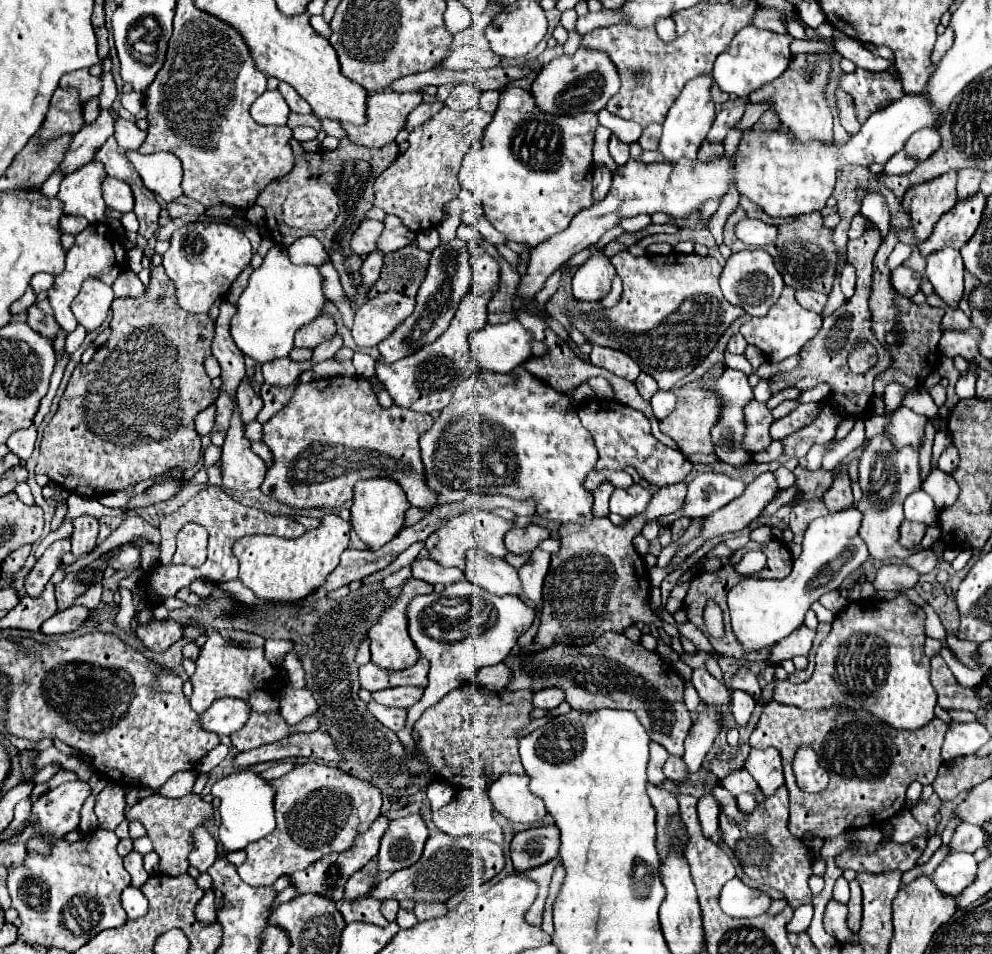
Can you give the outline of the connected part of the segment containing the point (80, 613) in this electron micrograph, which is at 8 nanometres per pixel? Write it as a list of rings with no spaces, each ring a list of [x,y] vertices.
[[[68,607],[66,611],[58,611],[50,619],[46,619],[40,627],[40,633],[56,635],[56,633],[76,631],[86,623],[86,617],[88,617],[88,607]]]

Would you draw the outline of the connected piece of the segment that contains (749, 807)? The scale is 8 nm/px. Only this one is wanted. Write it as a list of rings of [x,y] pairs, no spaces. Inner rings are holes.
[[[742,793],[742,795],[738,795],[738,797],[736,797],[736,801],[738,801],[740,811],[744,811],[746,815],[748,815],[748,813],[752,813],[752,811],[754,811],[754,807],[756,807],[756,801],[754,801],[754,797],[752,797],[750,793]]]

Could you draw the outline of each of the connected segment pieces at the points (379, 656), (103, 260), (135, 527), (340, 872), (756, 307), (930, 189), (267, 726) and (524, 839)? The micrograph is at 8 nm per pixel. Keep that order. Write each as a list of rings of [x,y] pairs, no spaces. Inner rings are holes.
[[[410,577],[404,585],[402,585],[402,593],[396,597],[396,601],[384,611],[384,617],[380,619],[380,623],[376,627],[372,627],[370,631],[370,653],[372,653],[372,663],[382,667],[382,669],[390,669],[390,671],[398,671],[398,669],[408,669],[412,667],[420,653],[416,651],[416,647],[412,647],[412,639],[408,639],[408,619],[404,617],[404,609],[408,607],[408,603],[416,597],[416,595],[424,595],[424,593],[432,593],[432,585]]]
[[[92,223],[88,229],[78,233],[74,247],[66,253],[66,267],[64,267],[64,271],[56,277],[54,285],[48,289],[48,301],[50,301],[52,309],[54,309],[56,323],[66,333],[74,331],[76,325],[74,325],[74,315],[70,311],[70,303],[78,295],[82,281],[86,281],[90,277],[96,277],[96,279],[104,281],[106,285],[112,285],[116,281],[116,277],[124,271],[124,265],[126,265],[126,249],[114,237],[114,231],[106,223]]]
[[[124,517],[124,521],[120,523],[118,529],[114,529],[108,539],[104,543],[100,543],[92,553],[86,553],[86,555],[80,555],[77,557],[76,562],[66,566],[60,564],[60,568],[71,573],[83,569],[91,565],[100,555],[120,547],[120,545],[126,545],[126,543],[134,543],[134,541],[148,541],[148,543],[158,543],[160,541],[160,533],[158,529],[150,529],[150,523],[146,523],[142,517]]]
[[[378,817],[376,823],[364,833],[364,835],[358,835],[354,839],[354,845],[352,849],[348,851],[342,851],[342,853],[332,853],[332,855],[326,855],[324,859],[318,859],[316,863],[312,863],[310,867],[306,867],[304,871],[296,873],[290,877],[290,885],[296,887],[296,895],[306,895],[306,893],[312,893],[312,895],[322,895],[322,897],[328,897],[332,901],[342,901],[344,897],[344,885],[348,881],[348,877],[356,871],[360,871],[376,853],[378,853],[378,847],[380,847],[380,839],[384,835],[384,831],[388,829],[388,819],[386,817]]]
[[[756,249],[756,251],[738,251],[730,255],[720,275],[720,287],[724,297],[732,305],[742,307],[750,317],[764,317],[768,309],[778,301],[784,289],[784,281],[772,263],[772,257],[766,251]]]
[[[956,173],[932,179],[932,183],[922,183],[912,189],[902,199],[904,211],[912,219],[912,233],[918,243],[926,241],[936,225],[936,221],[956,205]]]
[[[250,709],[250,717],[244,725],[244,729],[236,731],[230,741],[238,751],[248,751],[266,743],[274,743],[278,739],[284,739],[292,733],[310,733],[320,727],[320,719],[316,715],[304,717],[296,725],[288,725],[280,711],[270,711],[270,713],[258,713]]]
[[[548,825],[516,833],[510,843],[510,857],[514,867],[524,873],[558,857],[558,849],[560,831],[556,825]]]

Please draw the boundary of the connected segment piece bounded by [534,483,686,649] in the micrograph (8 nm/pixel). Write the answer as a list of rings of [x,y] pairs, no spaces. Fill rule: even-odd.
[[[686,483],[660,487],[642,515],[618,527],[610,519],[594,519],[588,525],[564,523],[560,527],[562,547],[552,555],[550,571],[544,579],[540,627],[534,637],[536,645],[544,649],[552,645],[588,645],[606,631],[624,633],[638,621],[660,627],[660,619],[648,607],[648,569],[632,547],[632,539],[642,531],[648,519],[676,511],[684,501],[684,491]]]

